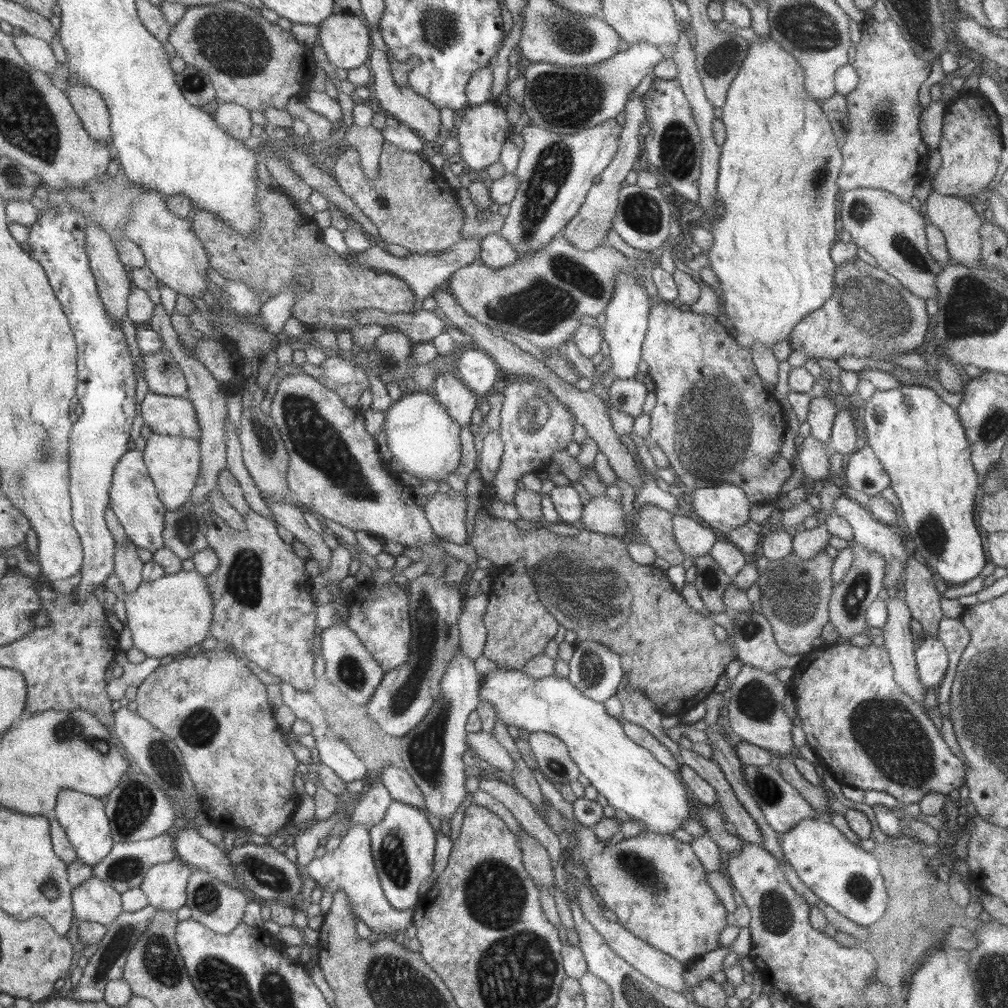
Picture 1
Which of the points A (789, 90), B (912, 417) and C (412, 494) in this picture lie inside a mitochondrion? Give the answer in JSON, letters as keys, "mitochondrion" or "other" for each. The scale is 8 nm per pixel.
{"A":"other","B":"other","C":"other"}

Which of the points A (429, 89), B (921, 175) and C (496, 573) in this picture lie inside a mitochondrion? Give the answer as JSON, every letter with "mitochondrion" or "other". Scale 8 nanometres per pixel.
{"A":"other","B":"other","C":"other"}

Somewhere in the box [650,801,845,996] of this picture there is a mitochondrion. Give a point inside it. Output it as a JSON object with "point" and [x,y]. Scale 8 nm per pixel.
{"point":[776,916]}

